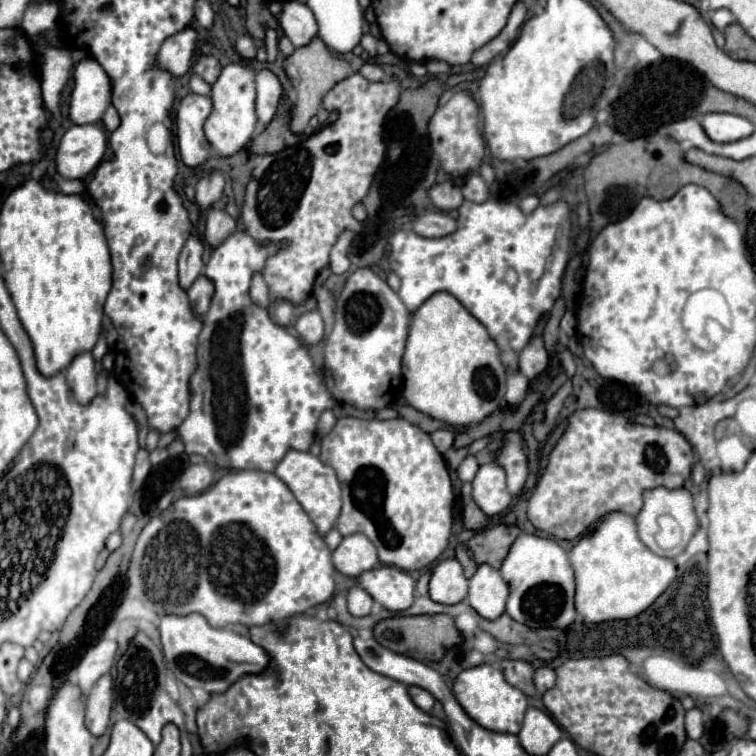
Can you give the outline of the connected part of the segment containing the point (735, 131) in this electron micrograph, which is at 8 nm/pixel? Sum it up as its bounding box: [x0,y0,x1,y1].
[701,114,755,142]

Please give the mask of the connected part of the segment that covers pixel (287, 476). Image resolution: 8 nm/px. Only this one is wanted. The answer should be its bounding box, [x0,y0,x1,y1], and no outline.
[275,450,341,536]

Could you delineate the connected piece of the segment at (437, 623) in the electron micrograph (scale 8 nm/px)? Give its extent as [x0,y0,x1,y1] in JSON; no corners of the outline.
[373,614,461,664]

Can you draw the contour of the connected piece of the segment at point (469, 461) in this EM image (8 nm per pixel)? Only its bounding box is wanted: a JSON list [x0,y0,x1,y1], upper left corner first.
[457,454,479,482]

